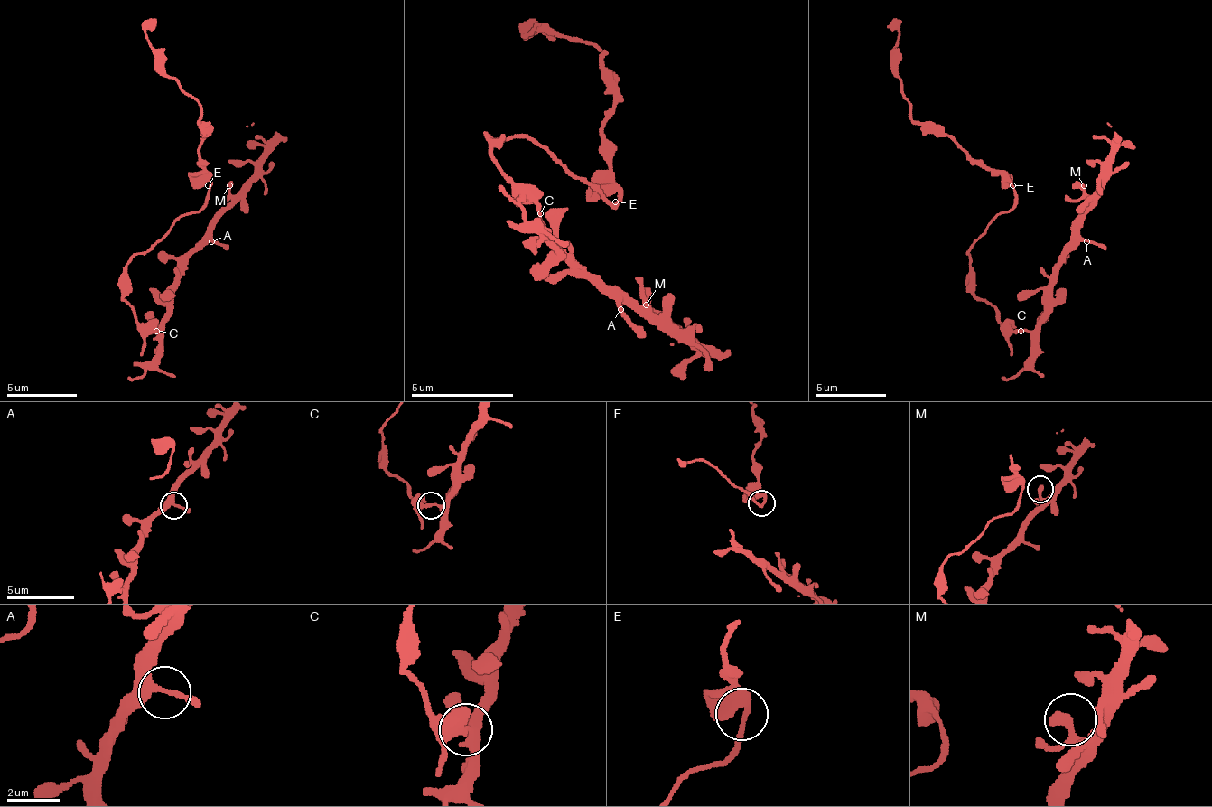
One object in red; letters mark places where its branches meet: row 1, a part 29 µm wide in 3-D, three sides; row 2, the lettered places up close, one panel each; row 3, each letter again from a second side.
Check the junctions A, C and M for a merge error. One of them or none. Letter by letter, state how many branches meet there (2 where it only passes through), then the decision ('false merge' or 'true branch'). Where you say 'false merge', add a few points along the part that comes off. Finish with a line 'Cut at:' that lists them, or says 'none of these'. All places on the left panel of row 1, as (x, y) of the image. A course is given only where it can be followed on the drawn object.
A: 2 | true branch
C: 2 | false merge | (155, 330), (124, 298), (127, 263), (201, 206), (208, 185), (201, 107), (144, 33), (155, 19)
M: 2 | true branch
Cut at: C

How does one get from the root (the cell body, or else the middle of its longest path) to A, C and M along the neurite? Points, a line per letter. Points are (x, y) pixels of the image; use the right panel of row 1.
A: (971, 263), (971, 287), (995, 308), (995, 315), (1012, 330), (1030, 330), (1045, 308), (1051, 270), (1086, 241)
C: (971, 263), (971, 287), (995, 308), (995, 315), (1002, 323), (1012, 330), (1020, 330)
M: (971, 263), (971, 287), (995, 315), (1012, 330), (1030, 330), (1045, 308), (1051, 267), (1086, 202), (1084, 185)

